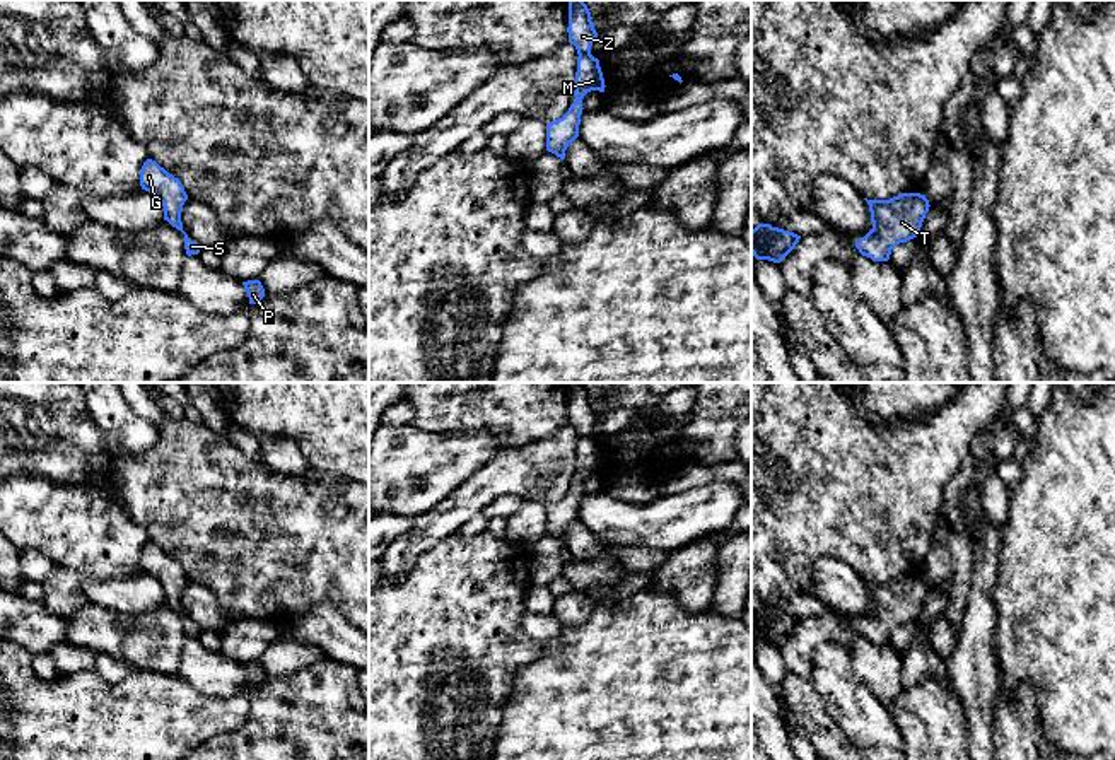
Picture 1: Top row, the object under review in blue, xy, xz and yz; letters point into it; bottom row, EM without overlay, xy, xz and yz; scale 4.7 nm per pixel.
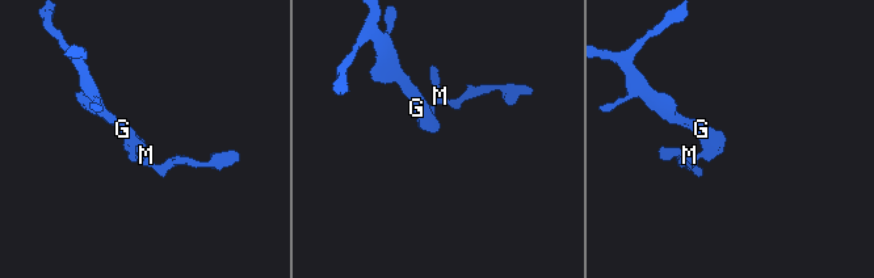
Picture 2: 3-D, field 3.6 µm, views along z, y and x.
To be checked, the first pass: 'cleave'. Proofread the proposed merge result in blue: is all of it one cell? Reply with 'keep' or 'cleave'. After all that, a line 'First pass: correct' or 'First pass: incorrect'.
keep
First pass: incorrect

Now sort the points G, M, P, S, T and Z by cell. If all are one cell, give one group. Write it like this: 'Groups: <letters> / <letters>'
Groups: G M P S T Z

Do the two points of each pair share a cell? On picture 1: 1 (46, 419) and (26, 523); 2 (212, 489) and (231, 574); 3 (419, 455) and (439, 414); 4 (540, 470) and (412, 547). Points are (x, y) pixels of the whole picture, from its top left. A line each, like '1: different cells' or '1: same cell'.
1: different cells
2: same cell
3: different cells
4: same cell

